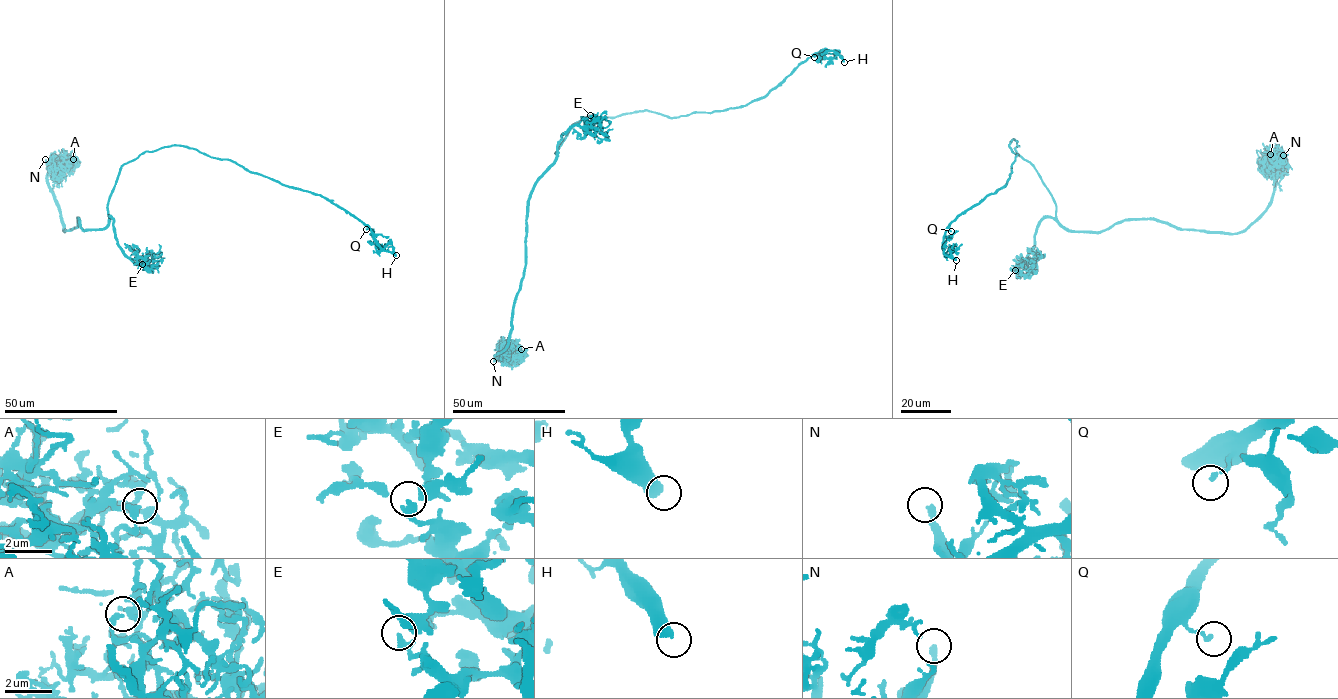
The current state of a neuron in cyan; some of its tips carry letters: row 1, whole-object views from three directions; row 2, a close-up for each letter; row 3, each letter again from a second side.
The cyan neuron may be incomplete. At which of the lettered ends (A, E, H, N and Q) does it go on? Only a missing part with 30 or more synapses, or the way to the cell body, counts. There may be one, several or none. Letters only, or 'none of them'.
H, N

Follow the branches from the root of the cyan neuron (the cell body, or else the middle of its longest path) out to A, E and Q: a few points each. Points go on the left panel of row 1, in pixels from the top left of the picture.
A: (120, 169), (108, 223), (84, 230), (77, 218), (64, 231), (47, 175), (71, 169), (73, 159)
E: (120, 169), (108, 201), (108, 216), (113, 219), (118, 246), (142, 264)
Q: (120, 169), (145, 151), (187, 146), (230, 159), (284, 185), (320, 194), (357, 218), (366, 229)

